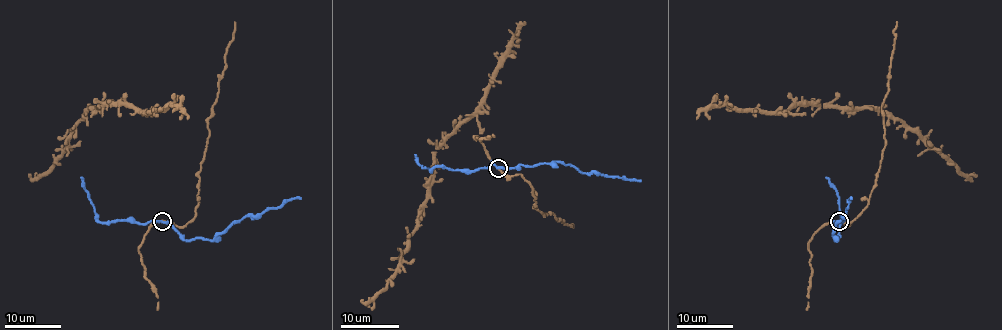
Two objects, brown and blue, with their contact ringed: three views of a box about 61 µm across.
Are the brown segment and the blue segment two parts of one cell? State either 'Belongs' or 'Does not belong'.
Does not belong

